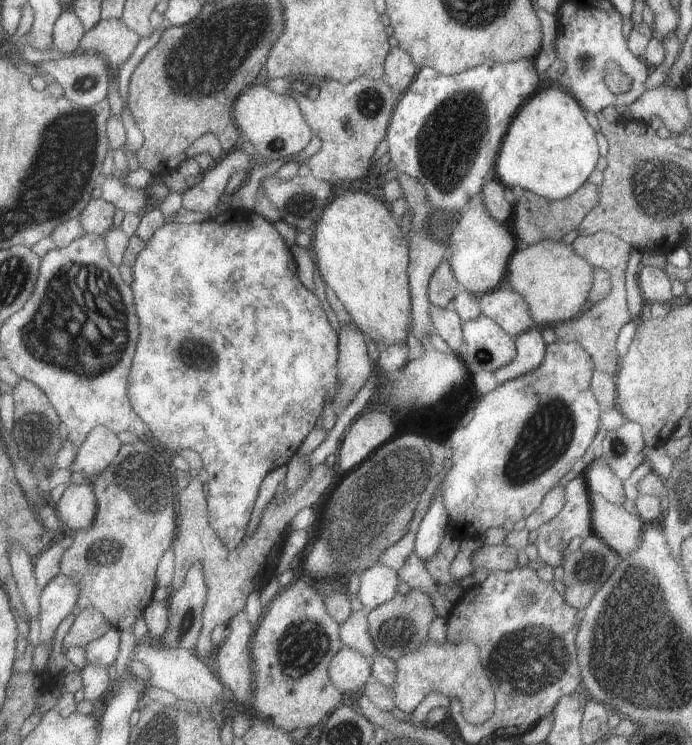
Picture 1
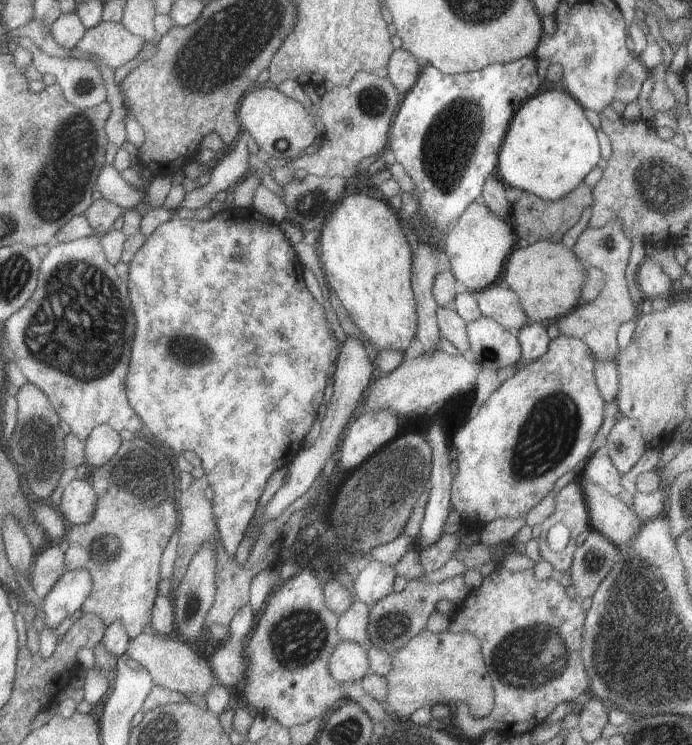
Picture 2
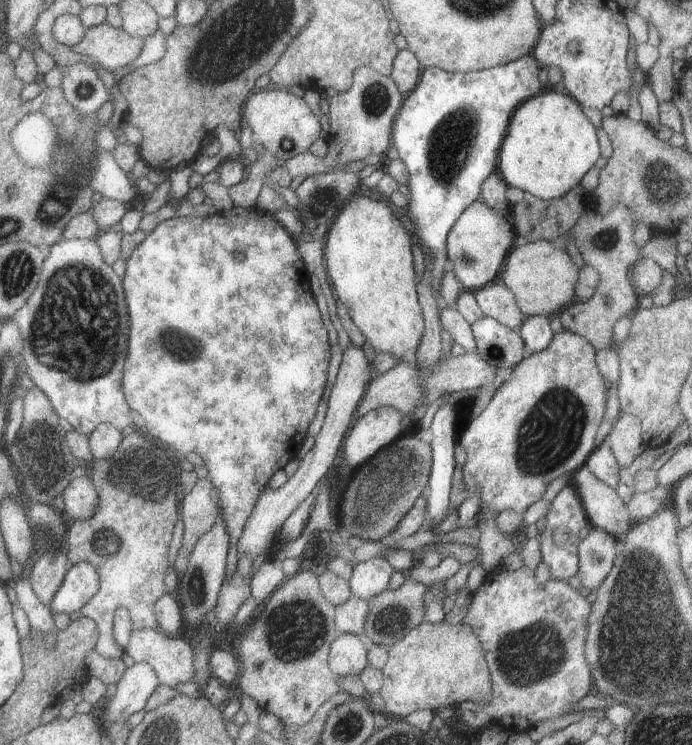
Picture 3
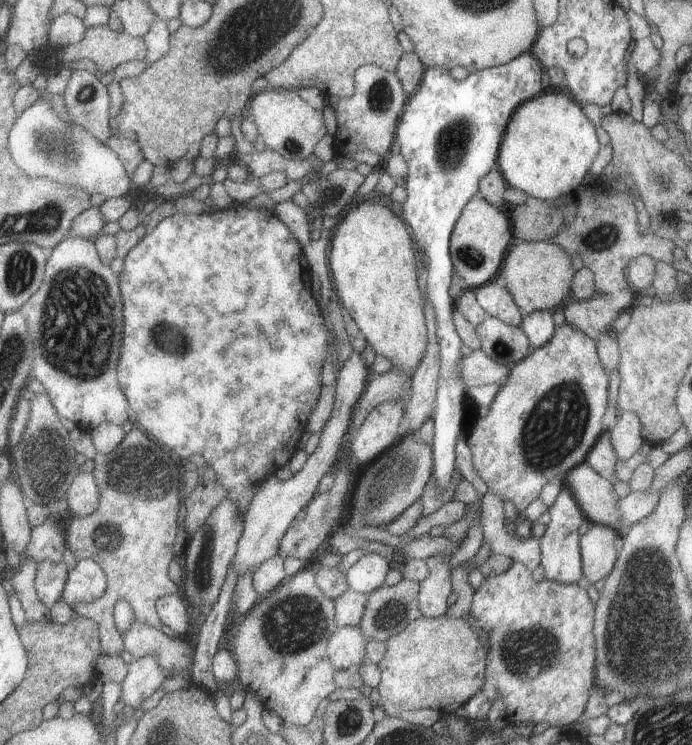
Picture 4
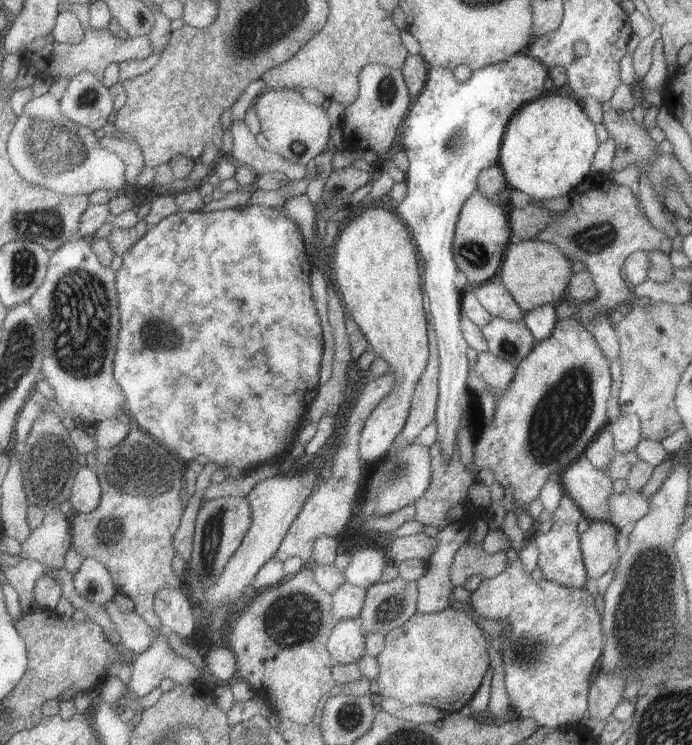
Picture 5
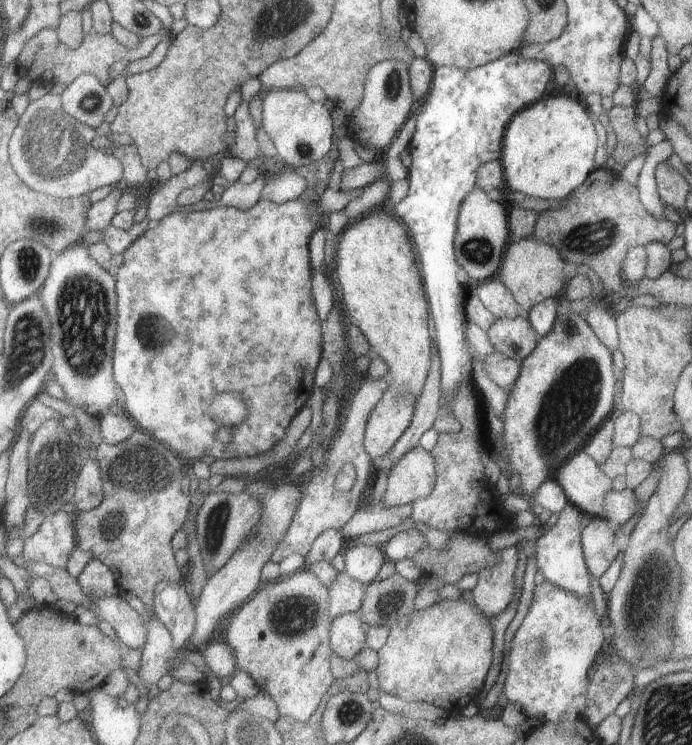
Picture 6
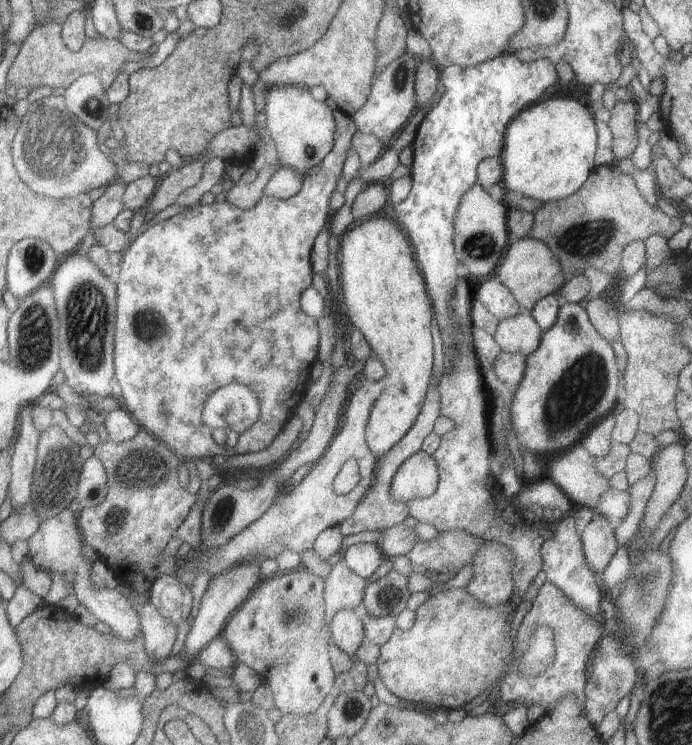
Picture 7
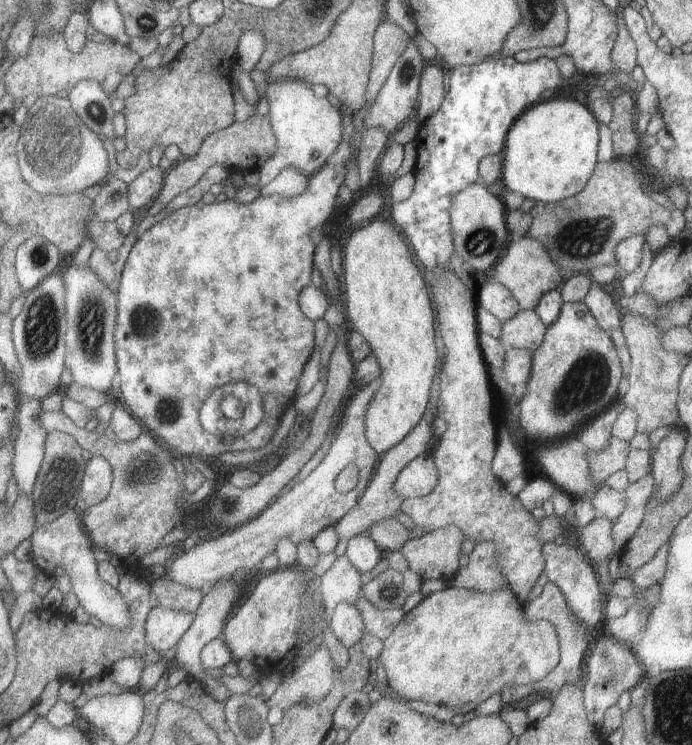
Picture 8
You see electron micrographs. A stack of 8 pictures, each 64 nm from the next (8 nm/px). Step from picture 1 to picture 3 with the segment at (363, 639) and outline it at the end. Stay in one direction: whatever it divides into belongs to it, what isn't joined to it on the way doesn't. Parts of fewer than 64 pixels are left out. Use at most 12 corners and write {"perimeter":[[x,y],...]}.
{"perimeter":[[369,600],[335,606],[339,634],[363,634]]}

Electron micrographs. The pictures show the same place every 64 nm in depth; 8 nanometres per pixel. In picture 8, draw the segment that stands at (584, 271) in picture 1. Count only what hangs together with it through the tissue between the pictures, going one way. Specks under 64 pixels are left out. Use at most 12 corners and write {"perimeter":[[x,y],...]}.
{"perimeter":[[511,238],[489,274],[521,310],[561,286],[537,240]]}

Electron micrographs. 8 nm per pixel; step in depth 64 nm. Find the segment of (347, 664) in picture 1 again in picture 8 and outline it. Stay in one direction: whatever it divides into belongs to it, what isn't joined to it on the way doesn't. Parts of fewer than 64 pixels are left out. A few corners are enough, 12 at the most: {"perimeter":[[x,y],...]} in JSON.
{"perimeter":[[345,600],[331,612],[331,628],[345,648],[365,632],[357,606]]}

